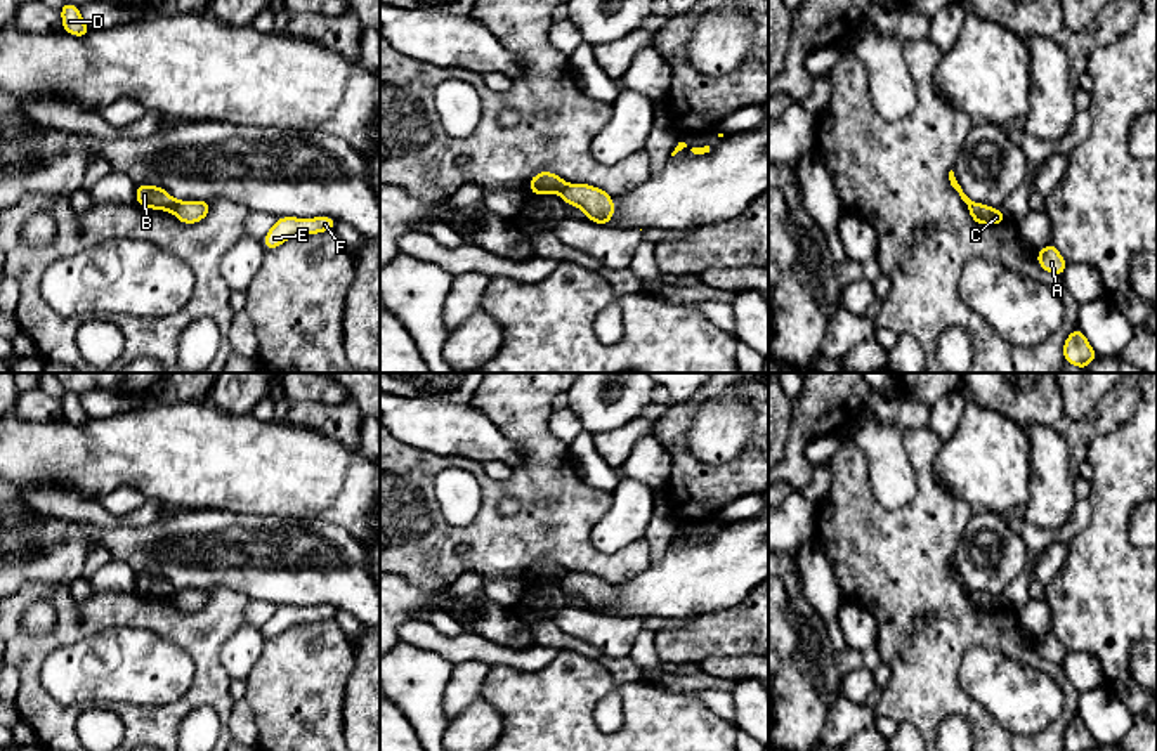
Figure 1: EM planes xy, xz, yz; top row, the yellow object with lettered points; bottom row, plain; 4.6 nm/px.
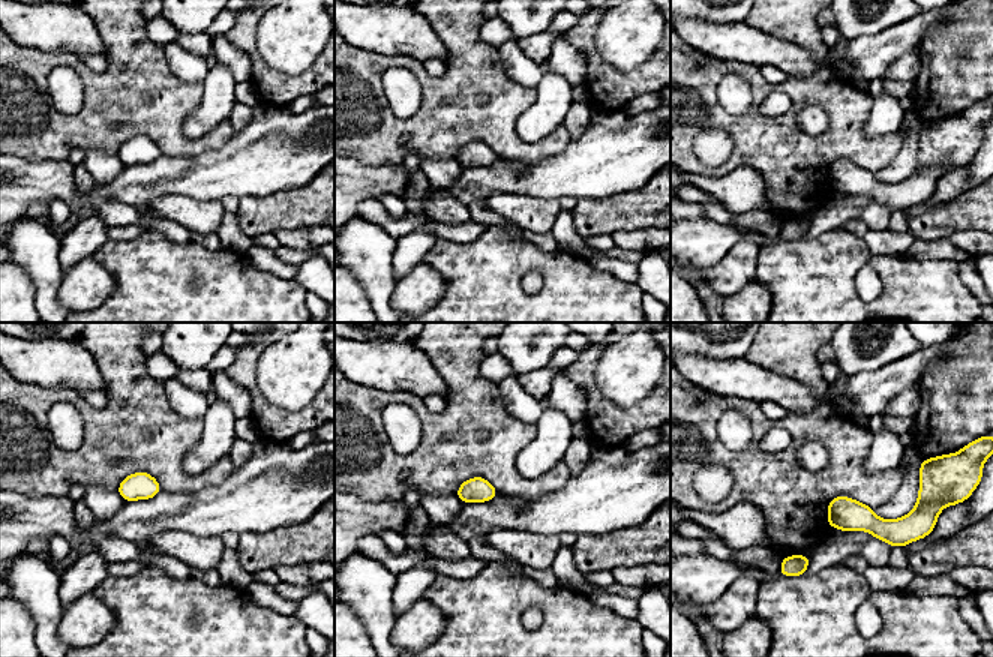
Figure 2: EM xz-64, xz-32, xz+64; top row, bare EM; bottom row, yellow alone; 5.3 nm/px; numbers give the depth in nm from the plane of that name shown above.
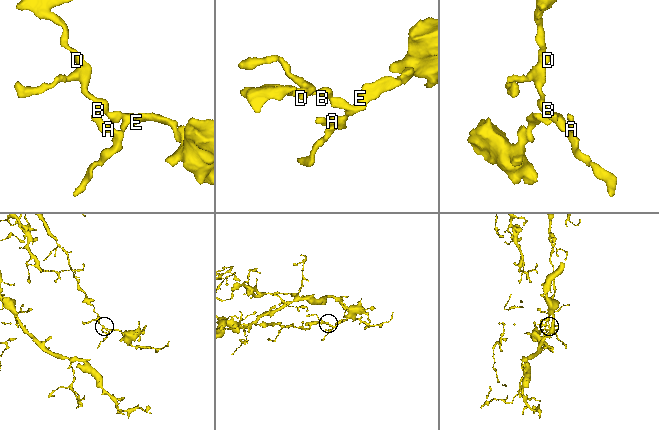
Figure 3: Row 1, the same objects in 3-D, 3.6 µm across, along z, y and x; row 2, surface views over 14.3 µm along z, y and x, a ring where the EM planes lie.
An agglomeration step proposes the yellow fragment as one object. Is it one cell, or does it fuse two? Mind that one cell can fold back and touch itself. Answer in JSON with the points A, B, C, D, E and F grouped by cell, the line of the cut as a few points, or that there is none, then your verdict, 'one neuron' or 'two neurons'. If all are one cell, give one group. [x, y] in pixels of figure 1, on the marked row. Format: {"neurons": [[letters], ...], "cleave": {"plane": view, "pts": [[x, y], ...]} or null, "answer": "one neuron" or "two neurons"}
{"neurons": [["A", "C", "E", "F"], ["B", "D"]], "cleave": {"plane": "xy", "pts": [[177, 202], [170, 210]]}, "answer": "two neurons"}

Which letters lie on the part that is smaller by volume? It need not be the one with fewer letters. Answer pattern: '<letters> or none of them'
A, C, E, F

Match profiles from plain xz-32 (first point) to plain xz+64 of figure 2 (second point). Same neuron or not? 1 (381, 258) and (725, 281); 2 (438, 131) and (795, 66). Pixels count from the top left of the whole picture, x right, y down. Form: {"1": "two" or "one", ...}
{"1": "two", "2": "two"}

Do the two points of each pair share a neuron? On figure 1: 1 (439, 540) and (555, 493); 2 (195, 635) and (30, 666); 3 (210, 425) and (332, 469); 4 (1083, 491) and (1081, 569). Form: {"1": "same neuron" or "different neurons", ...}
{"1": "same neuron", "2": "same neuron", "3": "same neuron", "4": "different neurons"}

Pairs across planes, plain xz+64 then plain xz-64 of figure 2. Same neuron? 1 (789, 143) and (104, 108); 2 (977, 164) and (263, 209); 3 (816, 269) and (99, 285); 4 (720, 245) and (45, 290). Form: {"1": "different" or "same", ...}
{"1": "same", "2": "different", "3": "different", "4": "same"}

